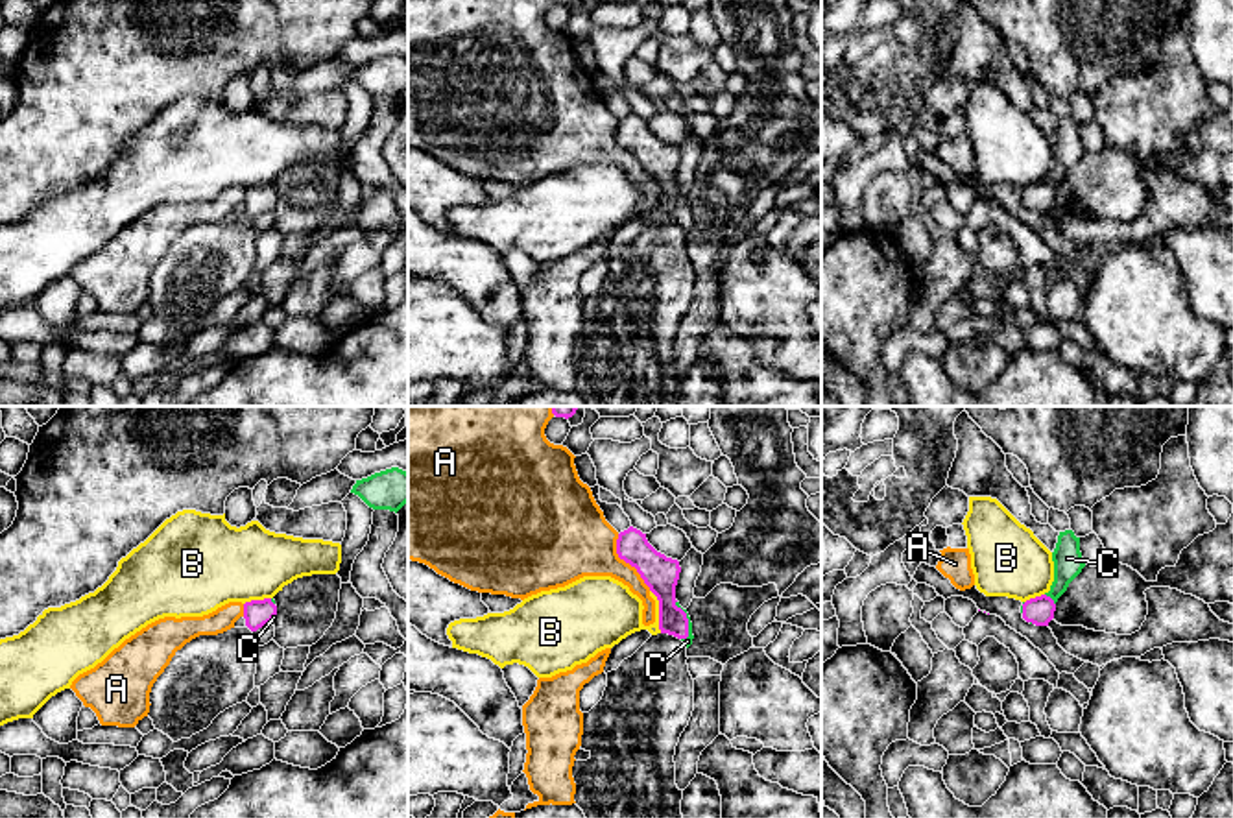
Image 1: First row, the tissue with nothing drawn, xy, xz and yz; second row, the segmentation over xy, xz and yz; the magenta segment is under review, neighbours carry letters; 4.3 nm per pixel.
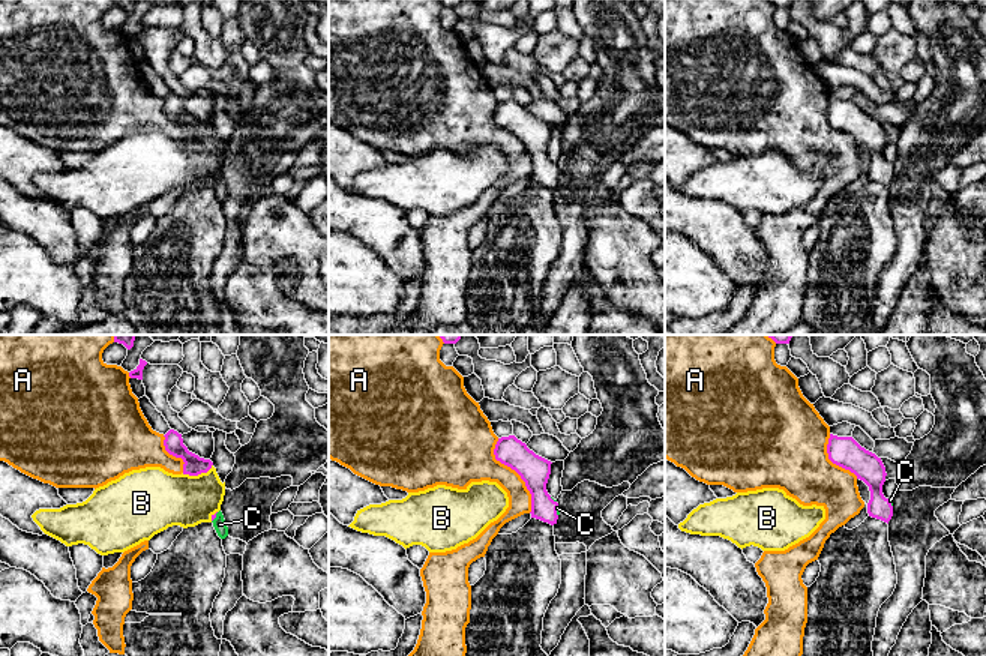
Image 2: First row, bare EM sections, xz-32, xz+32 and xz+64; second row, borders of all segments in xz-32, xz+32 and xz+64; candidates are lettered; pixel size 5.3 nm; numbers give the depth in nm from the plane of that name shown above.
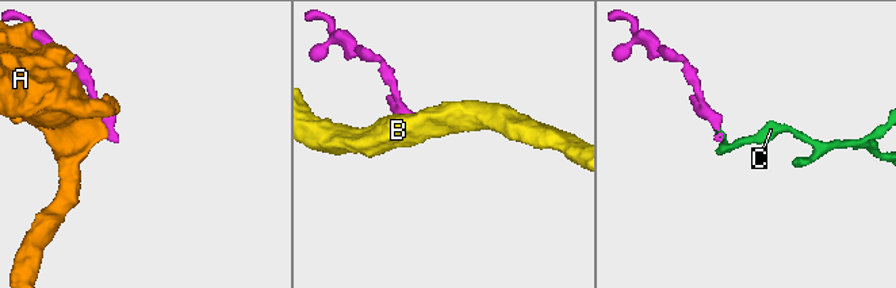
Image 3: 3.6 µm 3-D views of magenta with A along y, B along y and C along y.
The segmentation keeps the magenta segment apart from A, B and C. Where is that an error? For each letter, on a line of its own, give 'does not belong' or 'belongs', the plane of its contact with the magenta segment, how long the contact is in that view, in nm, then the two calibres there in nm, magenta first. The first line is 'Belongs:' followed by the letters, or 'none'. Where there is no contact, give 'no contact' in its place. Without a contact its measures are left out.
Belongs: C
A: does not belong | xz | 280 nm | 160/320 nm
B: does not belong | xz | 200 nm | 160/300 nm
C: belongs | yz | 70 nm | 120/130 nm

